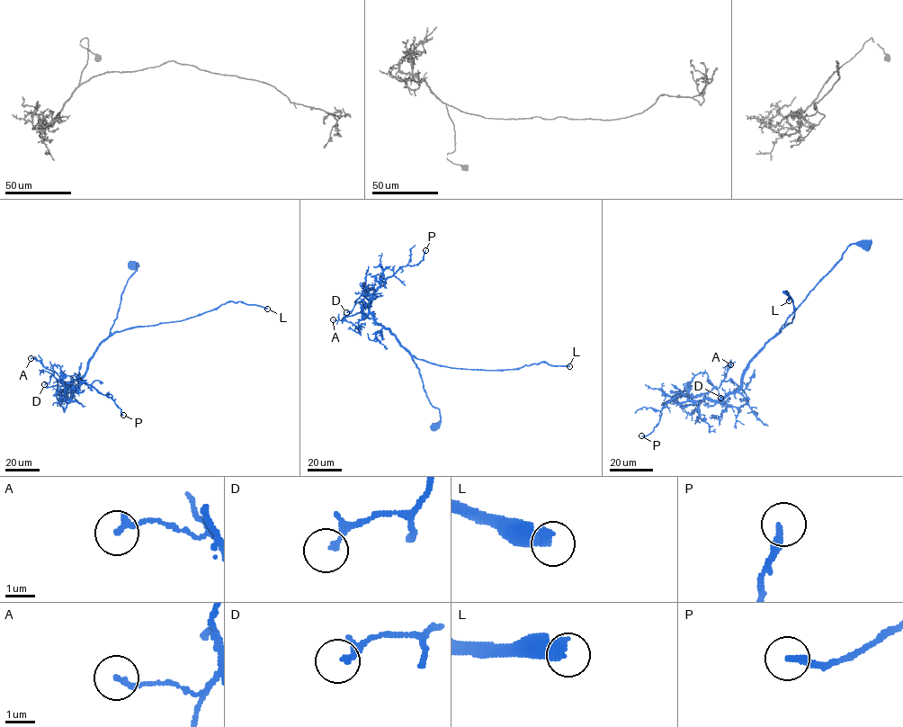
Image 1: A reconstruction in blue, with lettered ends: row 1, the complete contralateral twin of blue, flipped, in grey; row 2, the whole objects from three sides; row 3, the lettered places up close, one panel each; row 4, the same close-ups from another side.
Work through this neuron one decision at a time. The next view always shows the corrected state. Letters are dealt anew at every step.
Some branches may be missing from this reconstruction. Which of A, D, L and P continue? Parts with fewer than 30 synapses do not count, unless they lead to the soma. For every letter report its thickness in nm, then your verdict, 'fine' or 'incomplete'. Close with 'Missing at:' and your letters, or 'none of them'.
A: 200 nm thick; fine
D: 190 nm thick; fine
L: 480 nm thick; incomplete
P: 240 nm thick; fine
Missing at: L

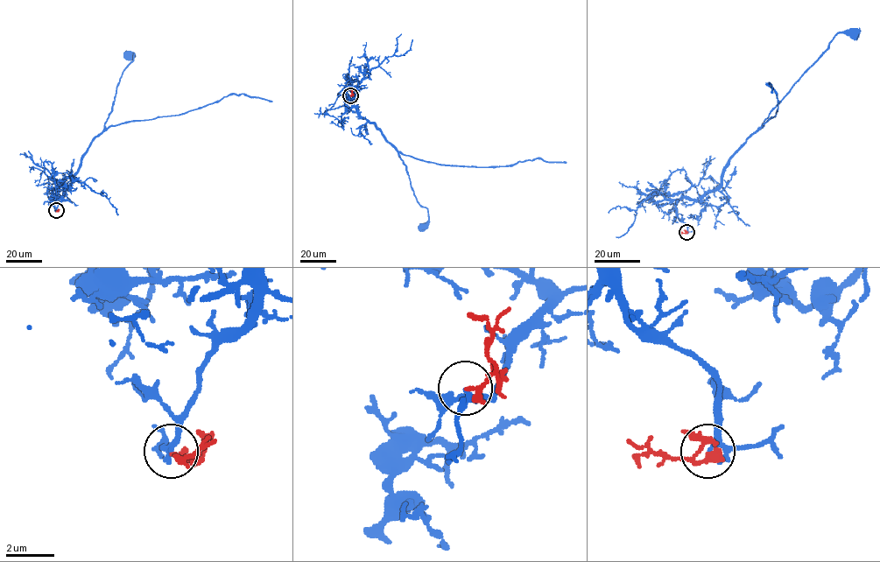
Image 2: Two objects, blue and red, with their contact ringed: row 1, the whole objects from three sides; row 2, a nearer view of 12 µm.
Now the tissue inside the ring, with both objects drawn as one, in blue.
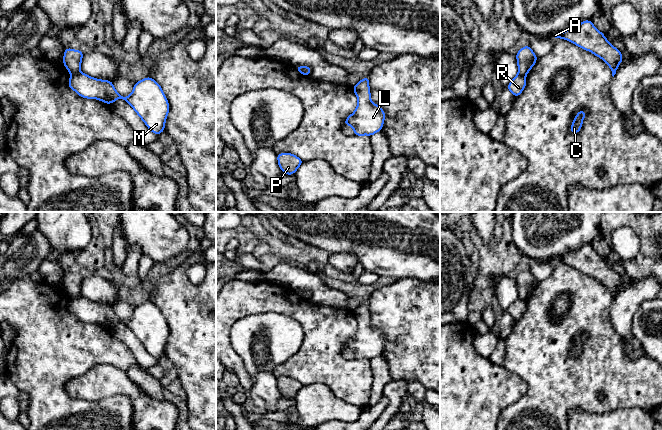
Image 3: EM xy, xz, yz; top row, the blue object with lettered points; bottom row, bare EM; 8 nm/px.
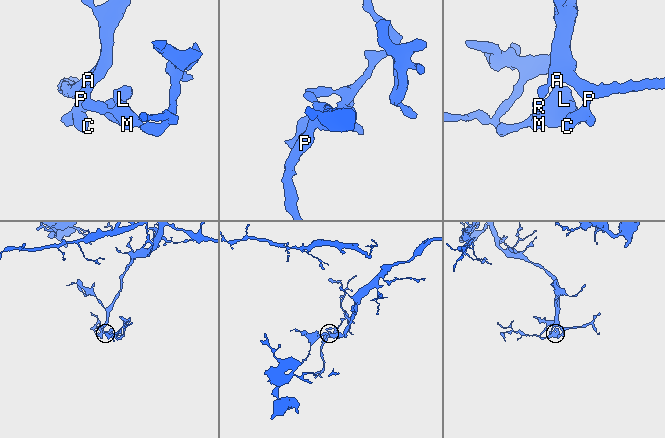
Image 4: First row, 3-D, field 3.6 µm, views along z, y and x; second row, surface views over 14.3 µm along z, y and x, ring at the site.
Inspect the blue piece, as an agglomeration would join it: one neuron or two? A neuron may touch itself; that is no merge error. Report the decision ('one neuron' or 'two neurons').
two neurons

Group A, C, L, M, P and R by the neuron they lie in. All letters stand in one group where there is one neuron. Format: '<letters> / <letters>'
A C P / L M R

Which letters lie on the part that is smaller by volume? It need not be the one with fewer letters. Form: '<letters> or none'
L, M, R

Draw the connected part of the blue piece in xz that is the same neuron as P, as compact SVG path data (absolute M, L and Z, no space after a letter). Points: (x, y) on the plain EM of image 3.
M277 377L278 390L286 399L294 399L296 394L304 386L292 377Z

